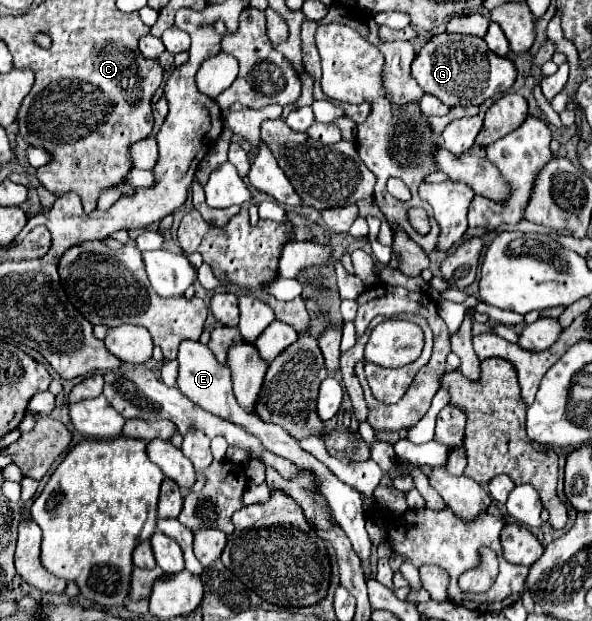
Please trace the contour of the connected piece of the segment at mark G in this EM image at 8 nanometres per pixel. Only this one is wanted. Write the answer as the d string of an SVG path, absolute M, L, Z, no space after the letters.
M435 35L413 61L413 77L425 93L439 97L447 107L481 105L483 101L505 93L517 77L517 69L509 57L499 57L487 49L481 37L471 35Z

